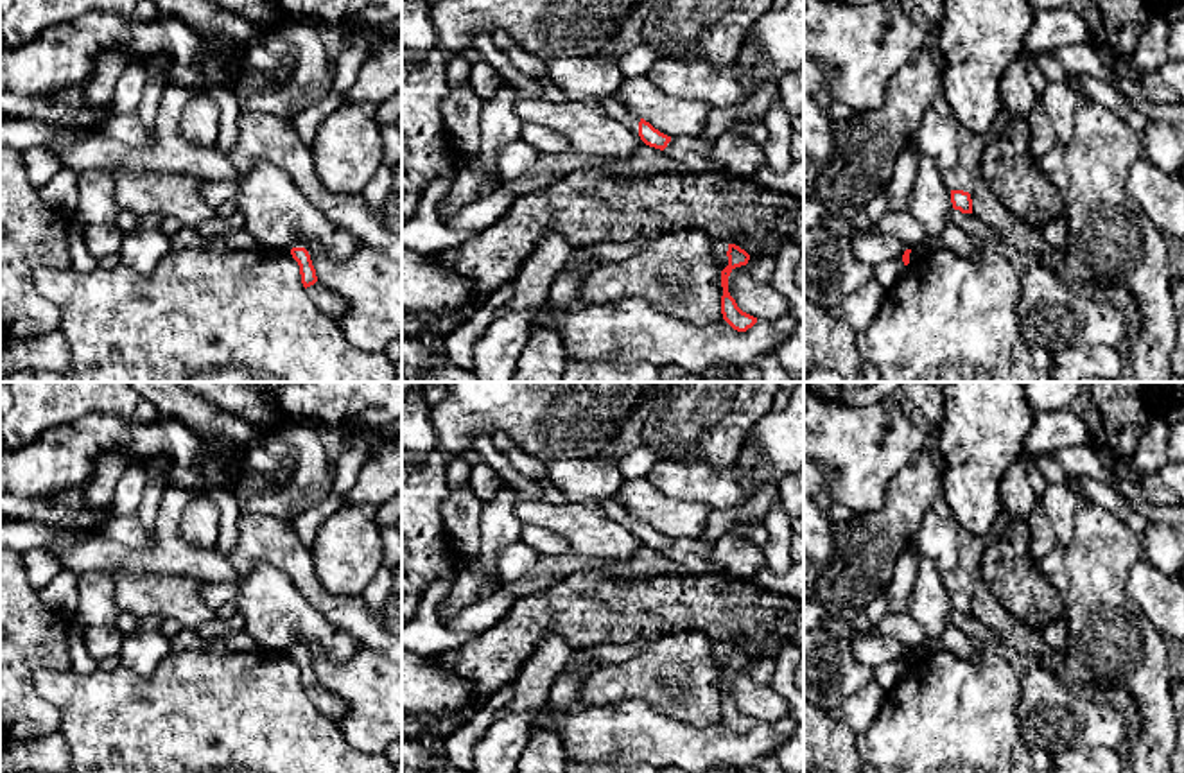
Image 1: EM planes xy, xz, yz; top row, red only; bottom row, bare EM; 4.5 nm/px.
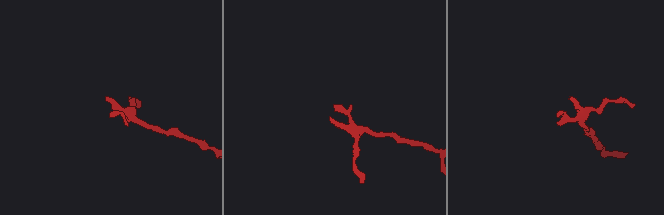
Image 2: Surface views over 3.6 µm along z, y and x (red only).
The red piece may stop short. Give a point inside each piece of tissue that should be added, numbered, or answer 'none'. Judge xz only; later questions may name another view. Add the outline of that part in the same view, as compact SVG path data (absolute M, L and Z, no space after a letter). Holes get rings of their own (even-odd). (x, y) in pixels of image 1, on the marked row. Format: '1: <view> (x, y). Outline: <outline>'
1: xz (614, 108). Outline: M614 93L612 95L603 95L601 99L601 106L605 109L605 113L624 124L628 129L631 129L635 135L639 135L639 122L640 117L637 117L633 113L633 109L630 109L622 100L619 100Z

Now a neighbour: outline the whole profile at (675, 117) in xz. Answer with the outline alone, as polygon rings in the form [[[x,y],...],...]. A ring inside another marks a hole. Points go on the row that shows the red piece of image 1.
[[[646,75],[622,77],[617,86],[621,100],[660,133],[675,136],[701,136],[712,104],[685,100],[660,91]]]

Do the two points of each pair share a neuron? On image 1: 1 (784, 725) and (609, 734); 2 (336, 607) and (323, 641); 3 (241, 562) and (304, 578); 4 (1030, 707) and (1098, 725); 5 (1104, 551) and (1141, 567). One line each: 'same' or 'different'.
1: different
2: different
3: same
4: same
5: different

